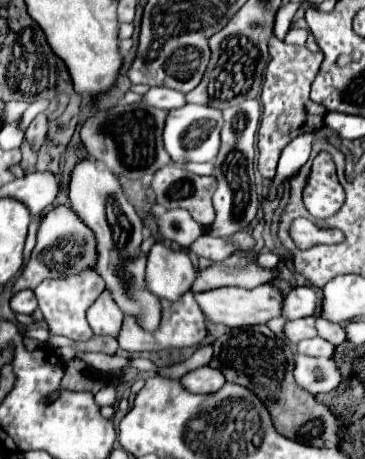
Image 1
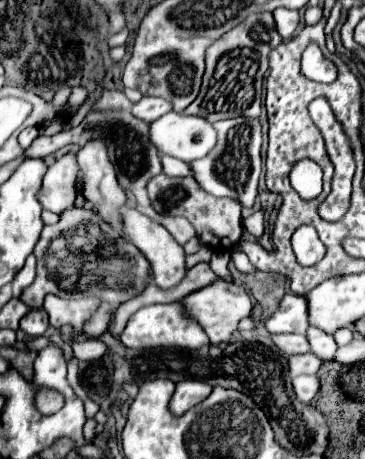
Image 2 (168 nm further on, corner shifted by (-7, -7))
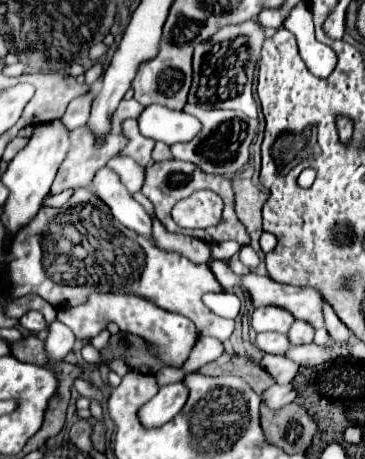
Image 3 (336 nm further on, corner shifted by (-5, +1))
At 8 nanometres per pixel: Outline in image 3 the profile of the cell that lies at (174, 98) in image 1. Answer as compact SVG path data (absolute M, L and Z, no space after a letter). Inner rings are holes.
M134 98L122 100L120 106L118 106L118 110L116 110L114 116L112 116L112 132L110 132L110 136L108 136L108 138L104 140L104 144L100 144L98 148L96 148L94 136L90 136L90 132L86 132L84 126L72 130L72 132L70 132L70 142L72 142L72 144L70 144L70 150L68 150L68 154L66 154L64 162L60 164L58 174L56 174L56 178L54 178L52 194L58 194L58 192L62 192L62 190L88 188L88 184L92 182L94 174L96 174L102 166L106 166L106 162L108 162L112 156L116 156L116 154L120 152L122 144L124 144L124 142L122 142L122 136L120 136L120 122L122 122L124 118L136 118L136 116L140 116L142 110L144 110L144 106L142 106L138 100L134 100Z

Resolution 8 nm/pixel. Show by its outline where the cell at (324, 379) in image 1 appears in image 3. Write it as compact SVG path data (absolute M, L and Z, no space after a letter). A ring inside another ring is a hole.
M274 384L272 388L268 388L264 392L264 400L270 408L282 408L290 402L294 402L294 398L298 396L294 384Z

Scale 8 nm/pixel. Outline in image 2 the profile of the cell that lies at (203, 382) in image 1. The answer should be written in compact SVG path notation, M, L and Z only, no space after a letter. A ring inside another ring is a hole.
M200 380L178 382L176 390L172 394L172 400L170 400L170 412L182 416L186 410L200 404L210 392L212 392L212 386L208 386L206 382L200 382Z

